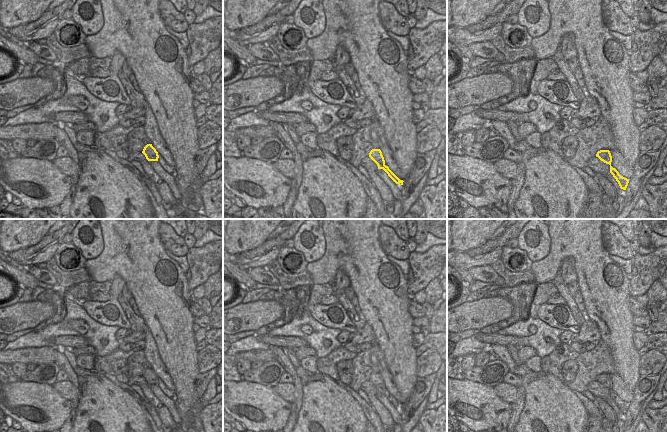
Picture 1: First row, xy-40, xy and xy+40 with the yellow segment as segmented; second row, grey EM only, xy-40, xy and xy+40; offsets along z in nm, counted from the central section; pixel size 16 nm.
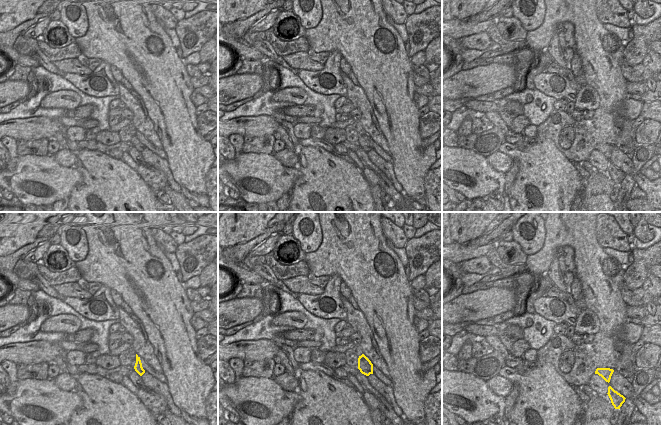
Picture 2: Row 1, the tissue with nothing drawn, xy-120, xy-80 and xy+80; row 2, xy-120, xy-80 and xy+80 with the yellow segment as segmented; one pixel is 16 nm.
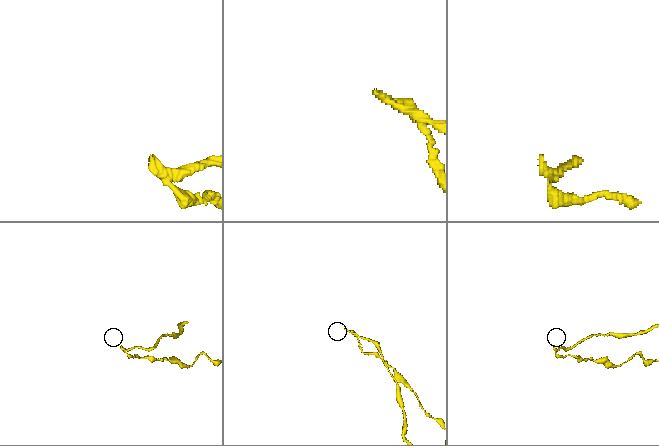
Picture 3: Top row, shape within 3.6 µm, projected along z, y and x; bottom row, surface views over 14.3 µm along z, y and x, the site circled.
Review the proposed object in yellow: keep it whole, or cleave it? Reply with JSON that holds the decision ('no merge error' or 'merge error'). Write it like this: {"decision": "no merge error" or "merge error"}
{"decision": "merge error"}

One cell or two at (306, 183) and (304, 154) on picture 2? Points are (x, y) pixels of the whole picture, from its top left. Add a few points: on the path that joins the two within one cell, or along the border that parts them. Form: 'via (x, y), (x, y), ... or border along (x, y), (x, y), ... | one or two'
via (306, 176), (306, 161) | one

